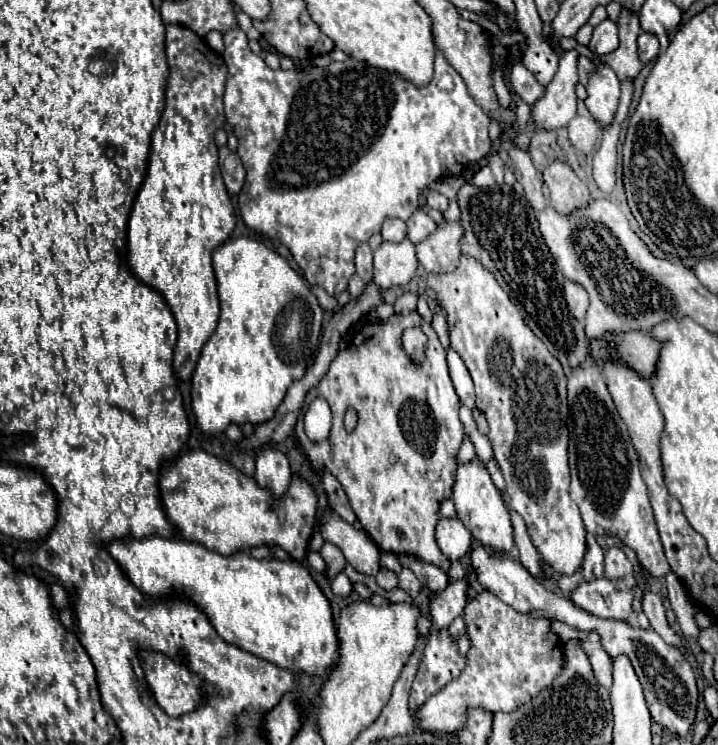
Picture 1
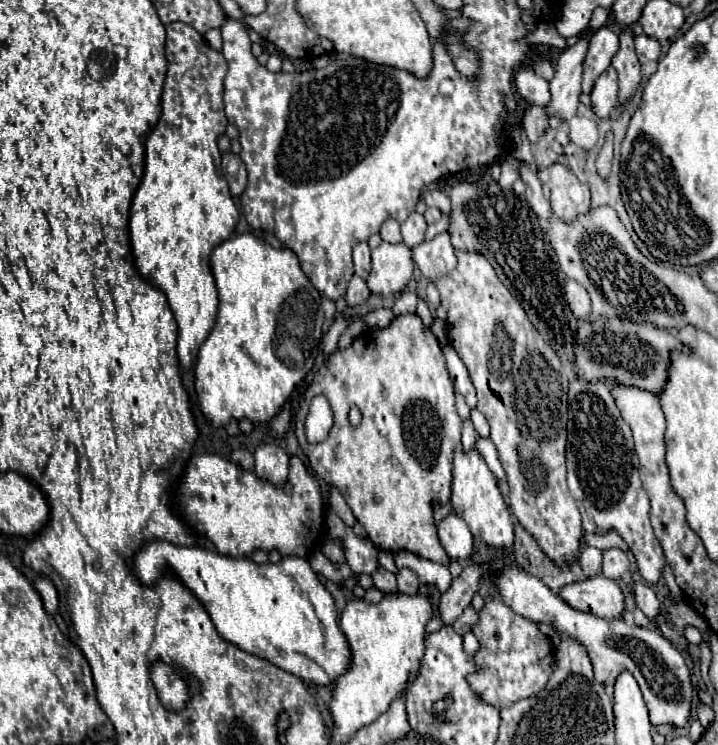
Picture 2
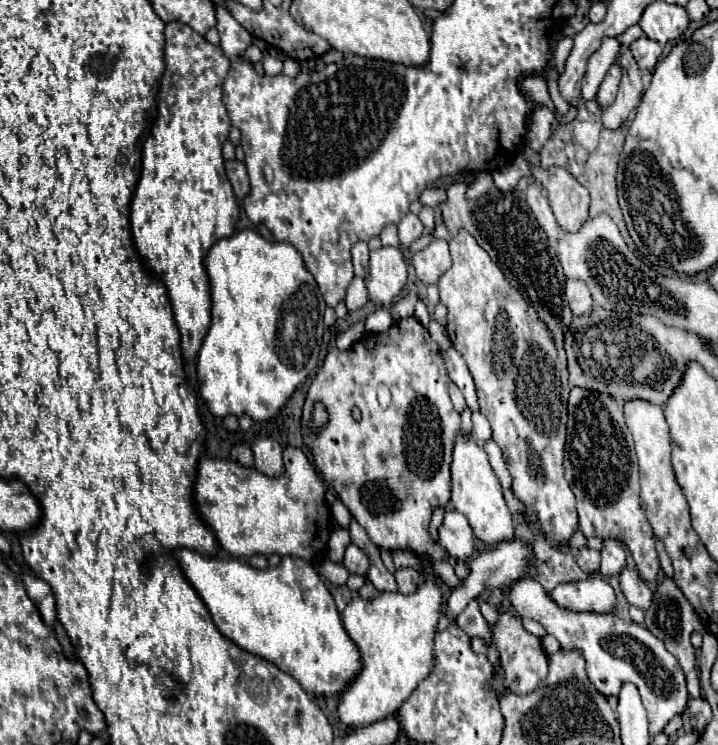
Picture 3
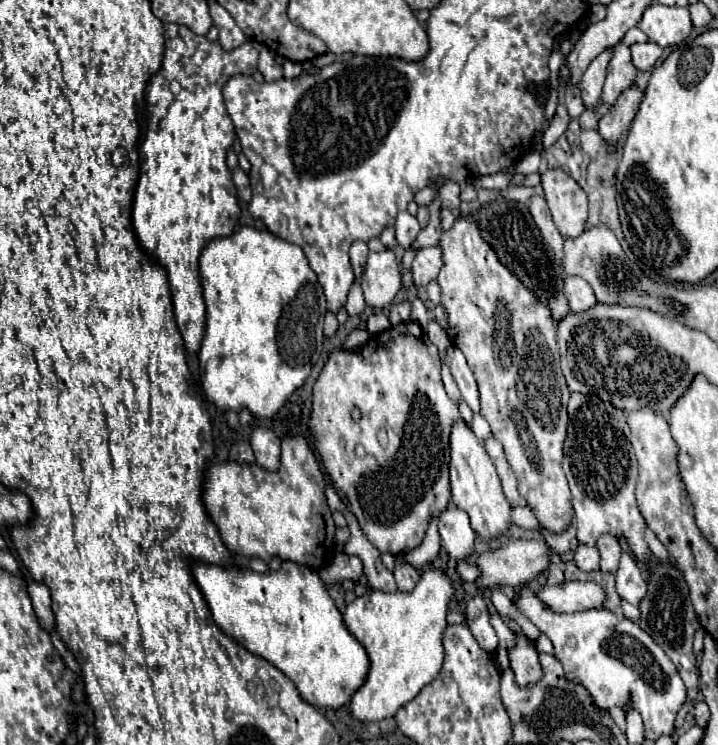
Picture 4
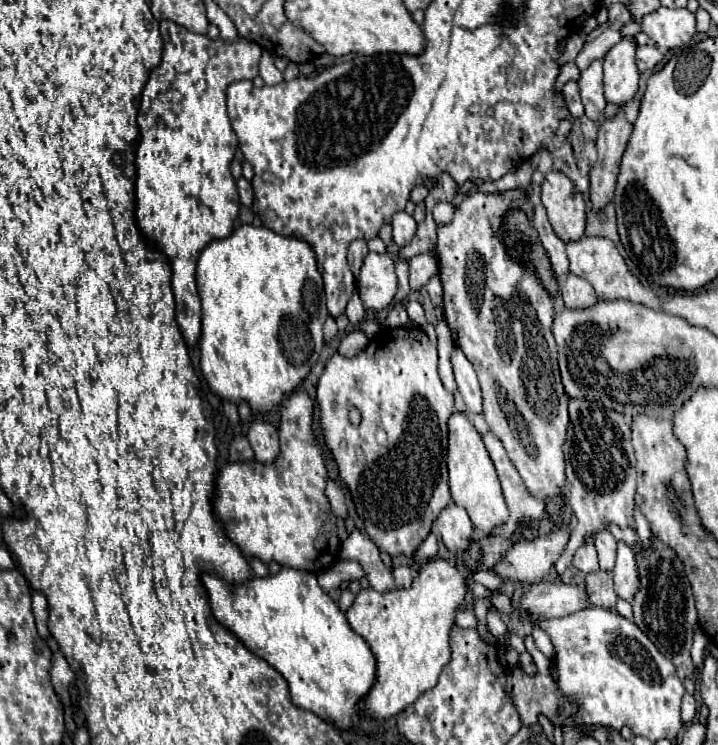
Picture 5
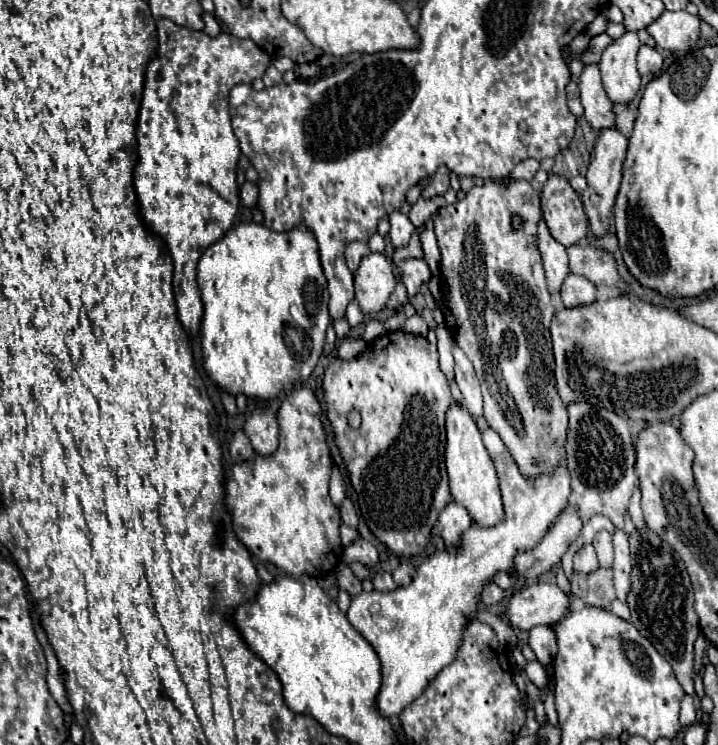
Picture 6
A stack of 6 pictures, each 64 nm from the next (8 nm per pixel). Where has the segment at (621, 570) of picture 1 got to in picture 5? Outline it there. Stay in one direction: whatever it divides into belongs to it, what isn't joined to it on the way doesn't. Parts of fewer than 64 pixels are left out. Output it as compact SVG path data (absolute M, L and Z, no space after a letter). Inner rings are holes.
M604 530L596 536L596 550L600 558L600 570L612 570L616 564L616 538Z

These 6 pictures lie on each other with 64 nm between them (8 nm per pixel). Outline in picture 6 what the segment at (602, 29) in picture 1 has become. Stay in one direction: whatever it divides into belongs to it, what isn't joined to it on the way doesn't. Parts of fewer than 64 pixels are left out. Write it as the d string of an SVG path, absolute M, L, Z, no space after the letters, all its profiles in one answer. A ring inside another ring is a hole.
M588 64L580 76L580 98L584 106L584 116L590 126L600 132L600 128L614 126L614 112L612 100L608 100L602 82L600 82L600 68L598 64Z

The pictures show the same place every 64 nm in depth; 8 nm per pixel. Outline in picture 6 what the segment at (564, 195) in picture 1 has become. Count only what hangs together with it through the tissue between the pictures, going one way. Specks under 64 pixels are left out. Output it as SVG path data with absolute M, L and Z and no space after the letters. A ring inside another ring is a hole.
M548 174L548 180L540 192L540 202L546 224L560 244L572 246L586 238L588 218L578 192L568 184L566 178Z

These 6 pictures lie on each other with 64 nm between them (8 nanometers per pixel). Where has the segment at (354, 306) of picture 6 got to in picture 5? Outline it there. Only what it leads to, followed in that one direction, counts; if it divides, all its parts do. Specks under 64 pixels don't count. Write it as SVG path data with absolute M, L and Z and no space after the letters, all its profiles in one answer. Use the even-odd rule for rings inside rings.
M354 290L354 294L350 296L348 300L348 306L346 306L346 316L352 324L358 324L362 318L364 318L364 306L362 306L362 300L358 296L358 290Z

